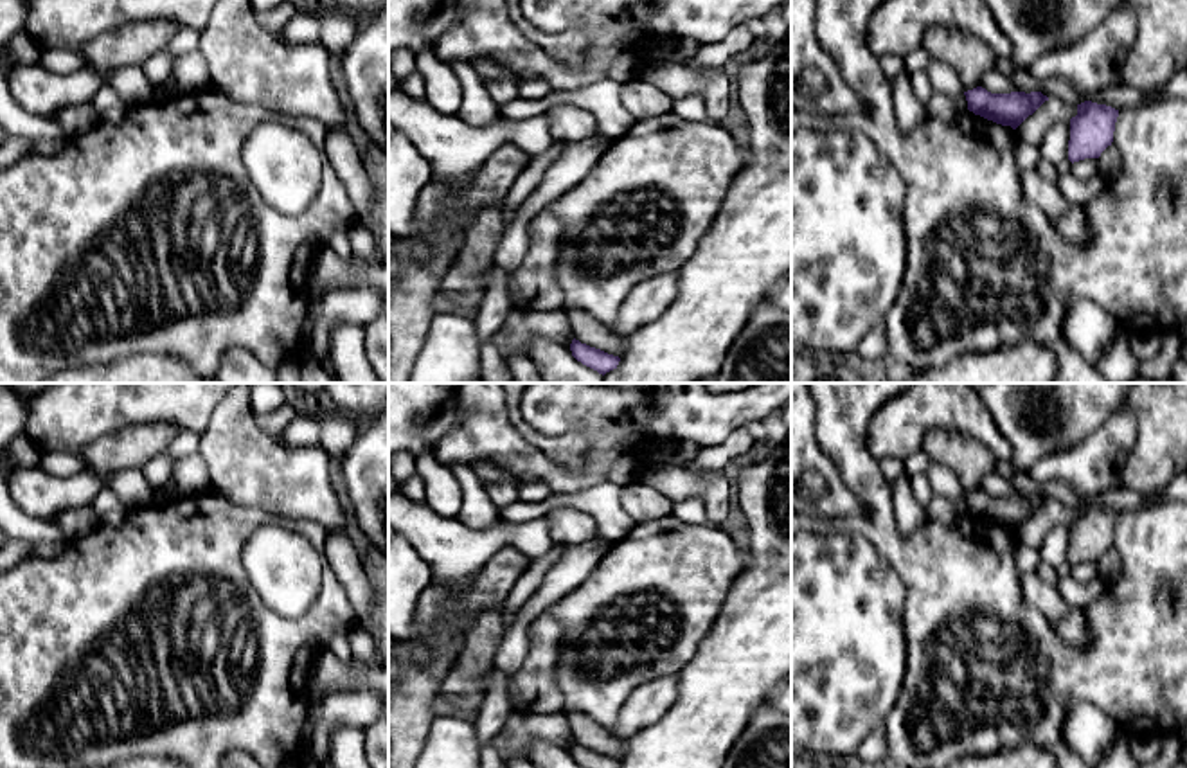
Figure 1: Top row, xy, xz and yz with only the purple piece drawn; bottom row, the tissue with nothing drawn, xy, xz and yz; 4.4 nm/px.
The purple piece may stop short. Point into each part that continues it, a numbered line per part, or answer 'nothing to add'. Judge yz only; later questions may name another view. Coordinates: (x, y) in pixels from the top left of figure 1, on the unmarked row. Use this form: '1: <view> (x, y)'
nothing to add

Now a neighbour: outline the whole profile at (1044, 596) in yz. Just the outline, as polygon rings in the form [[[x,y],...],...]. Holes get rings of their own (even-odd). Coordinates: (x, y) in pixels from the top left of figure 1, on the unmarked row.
[[[1022,572],[1020,590],[1025,601],[1038,608],[1054,626],[1070,613],[1072,606],[1063,599],[1058,585],[1043,581],[1036,572]]]

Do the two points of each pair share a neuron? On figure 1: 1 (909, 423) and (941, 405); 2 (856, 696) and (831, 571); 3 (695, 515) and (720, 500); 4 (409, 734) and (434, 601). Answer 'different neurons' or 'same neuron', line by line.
1: same neuron
2: same neuron
3: different neurons
4: same neuron

